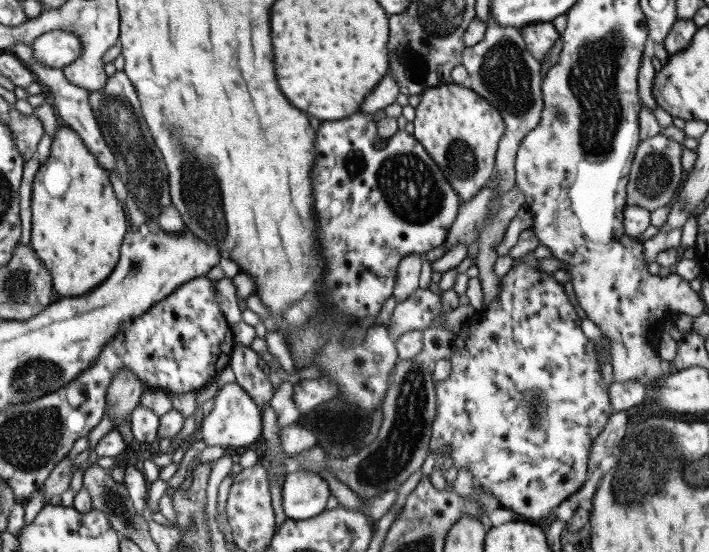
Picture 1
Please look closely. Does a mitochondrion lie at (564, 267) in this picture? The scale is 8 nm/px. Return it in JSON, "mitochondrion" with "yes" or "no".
{"mitochondrion":"no"}

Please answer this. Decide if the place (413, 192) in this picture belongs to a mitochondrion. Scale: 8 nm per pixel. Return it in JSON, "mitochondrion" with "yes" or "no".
{"mitochondrion":"yes"}

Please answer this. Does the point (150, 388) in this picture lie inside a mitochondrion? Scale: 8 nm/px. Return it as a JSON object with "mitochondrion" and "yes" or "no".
{"mitochondrion":"no"}

